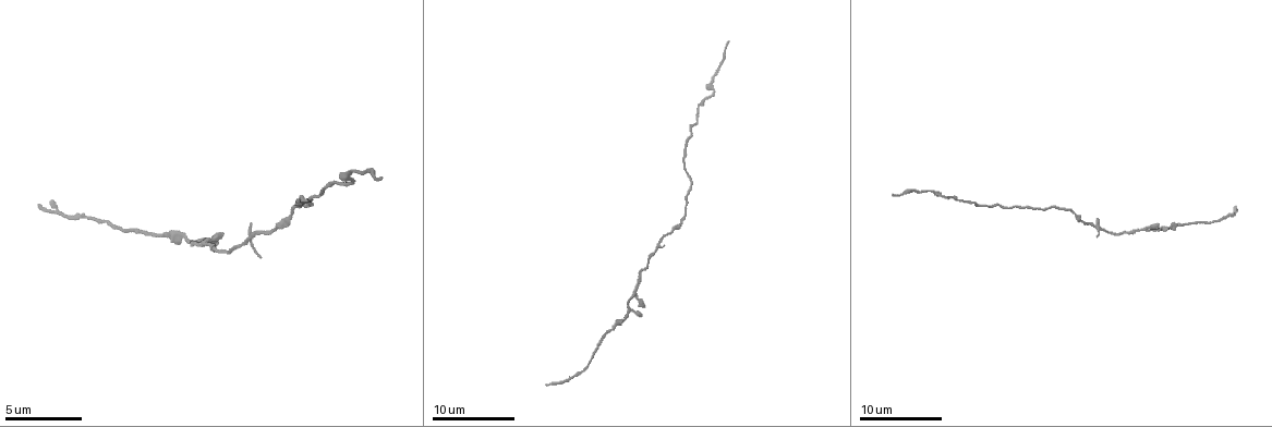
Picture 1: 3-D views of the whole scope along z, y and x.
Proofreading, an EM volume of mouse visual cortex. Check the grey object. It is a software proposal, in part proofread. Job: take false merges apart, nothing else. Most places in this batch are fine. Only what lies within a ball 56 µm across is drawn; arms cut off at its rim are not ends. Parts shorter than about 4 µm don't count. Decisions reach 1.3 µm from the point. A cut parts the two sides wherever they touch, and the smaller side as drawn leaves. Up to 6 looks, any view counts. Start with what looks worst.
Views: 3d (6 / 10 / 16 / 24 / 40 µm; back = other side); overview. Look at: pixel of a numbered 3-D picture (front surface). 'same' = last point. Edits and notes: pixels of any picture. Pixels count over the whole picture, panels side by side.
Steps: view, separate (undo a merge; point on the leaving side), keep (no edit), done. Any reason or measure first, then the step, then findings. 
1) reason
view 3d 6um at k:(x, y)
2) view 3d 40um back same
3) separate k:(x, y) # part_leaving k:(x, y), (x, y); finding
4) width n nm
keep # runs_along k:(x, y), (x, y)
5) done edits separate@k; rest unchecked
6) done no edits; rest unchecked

three arms meet
view 3d 10um at 1:(630, 312)

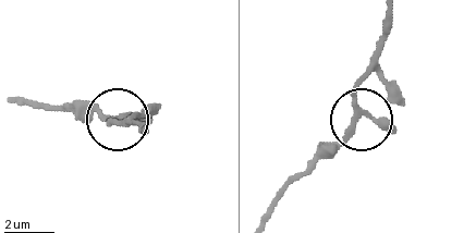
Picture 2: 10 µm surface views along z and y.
keep # one neuron here

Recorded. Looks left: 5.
sudden change in width
view 3d 10um at 1:(653, 255)

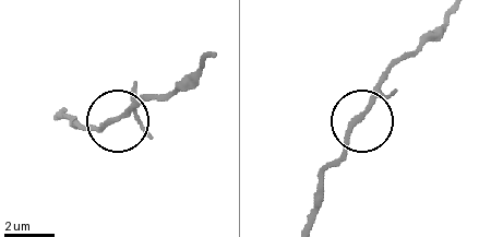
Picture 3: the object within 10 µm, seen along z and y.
keep # runs_along 3:(175, 85), (100, 127), (73, 127); continuous, no second neuron

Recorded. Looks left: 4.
sudden change in width
view 3d 16um at 1:(947, 196)

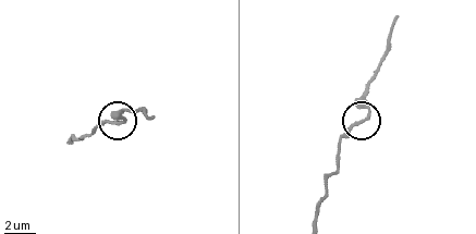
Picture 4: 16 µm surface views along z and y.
view 3d 6um at 4:(361, 121)

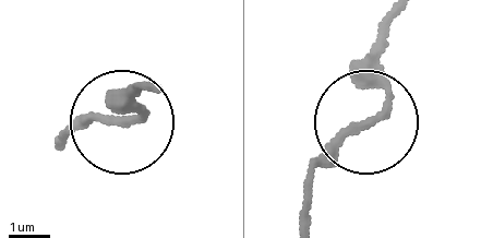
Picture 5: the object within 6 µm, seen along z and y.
keep # one neuron here

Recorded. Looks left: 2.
done no edits; rest unchecked

